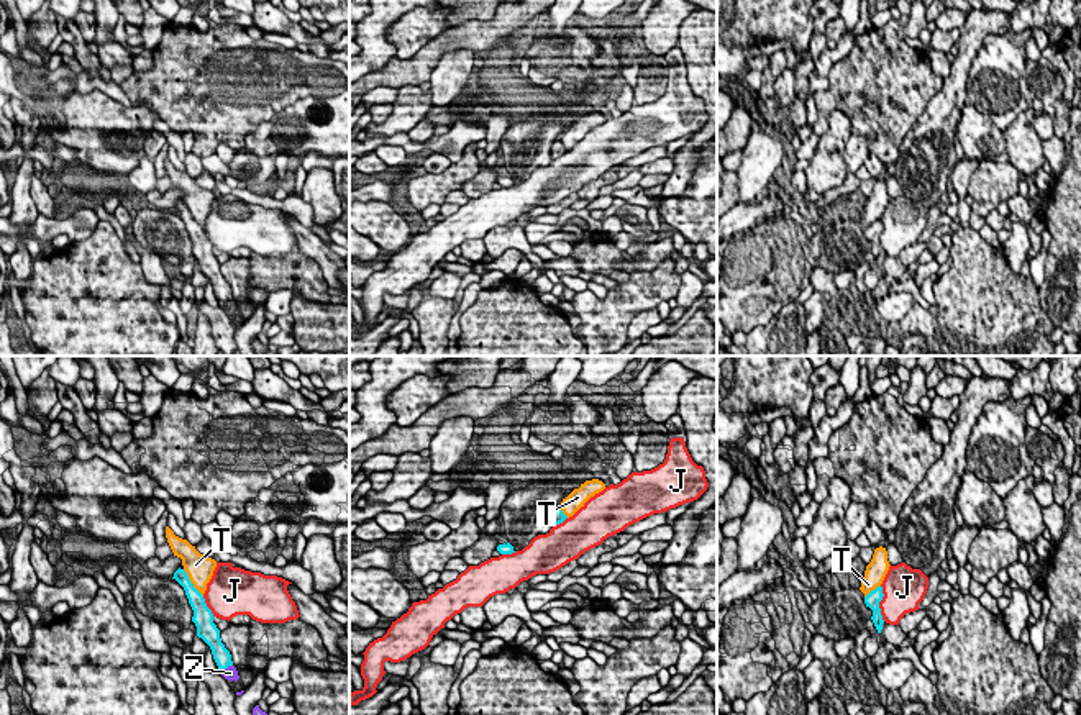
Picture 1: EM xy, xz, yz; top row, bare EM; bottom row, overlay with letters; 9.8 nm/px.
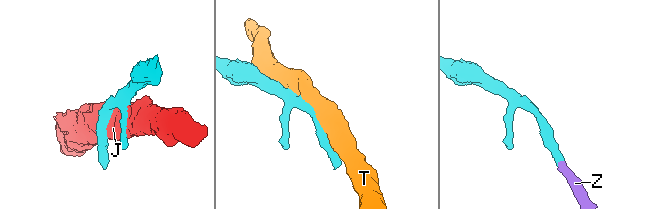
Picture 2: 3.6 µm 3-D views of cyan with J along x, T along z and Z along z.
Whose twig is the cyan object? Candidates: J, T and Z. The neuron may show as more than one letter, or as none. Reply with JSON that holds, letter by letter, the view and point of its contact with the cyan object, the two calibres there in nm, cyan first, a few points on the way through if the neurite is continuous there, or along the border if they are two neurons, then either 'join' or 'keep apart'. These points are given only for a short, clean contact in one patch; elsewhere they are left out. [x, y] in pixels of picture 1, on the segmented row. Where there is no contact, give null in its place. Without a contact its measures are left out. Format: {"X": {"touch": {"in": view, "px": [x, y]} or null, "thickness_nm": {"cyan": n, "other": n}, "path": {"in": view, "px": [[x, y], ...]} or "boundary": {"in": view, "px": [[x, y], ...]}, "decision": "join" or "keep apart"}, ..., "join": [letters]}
{"J": {"touch": {"in": "yz", "px": [878, 604]}, "thickness_nm": {"cyan": 140, "other": 360}, "decision": "keep apart"}, "T": {"touch": {"in": "xy", "px": [191, 582]}, "thickness_nm": {"cyan": 160, "other": 280}, "decision": "keep apart"}, "Z": {"touch": {"in": "xy", "px": [225, 668]}, "thickness_nm": {"cyan": 170, "other": 140}, "path": {"in": "xy", "px": [[222, 656], [225, 668], [230, 673]]}, "decision": "join"}, "join": ["Z"]}

